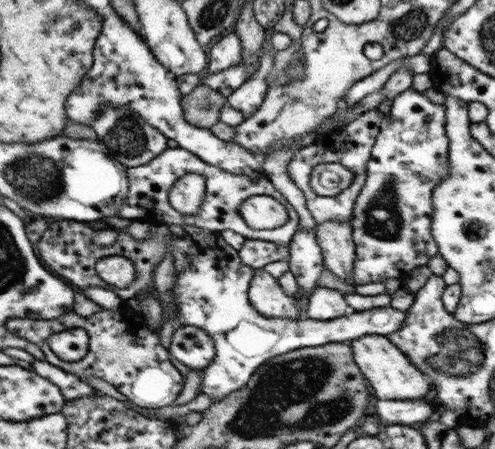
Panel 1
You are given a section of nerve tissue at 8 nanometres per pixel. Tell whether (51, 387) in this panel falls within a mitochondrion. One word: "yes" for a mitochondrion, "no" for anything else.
no

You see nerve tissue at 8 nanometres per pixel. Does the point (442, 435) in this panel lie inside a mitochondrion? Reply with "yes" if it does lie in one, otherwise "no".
no

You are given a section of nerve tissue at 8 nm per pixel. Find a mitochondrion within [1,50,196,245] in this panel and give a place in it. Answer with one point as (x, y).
(130, 141)

